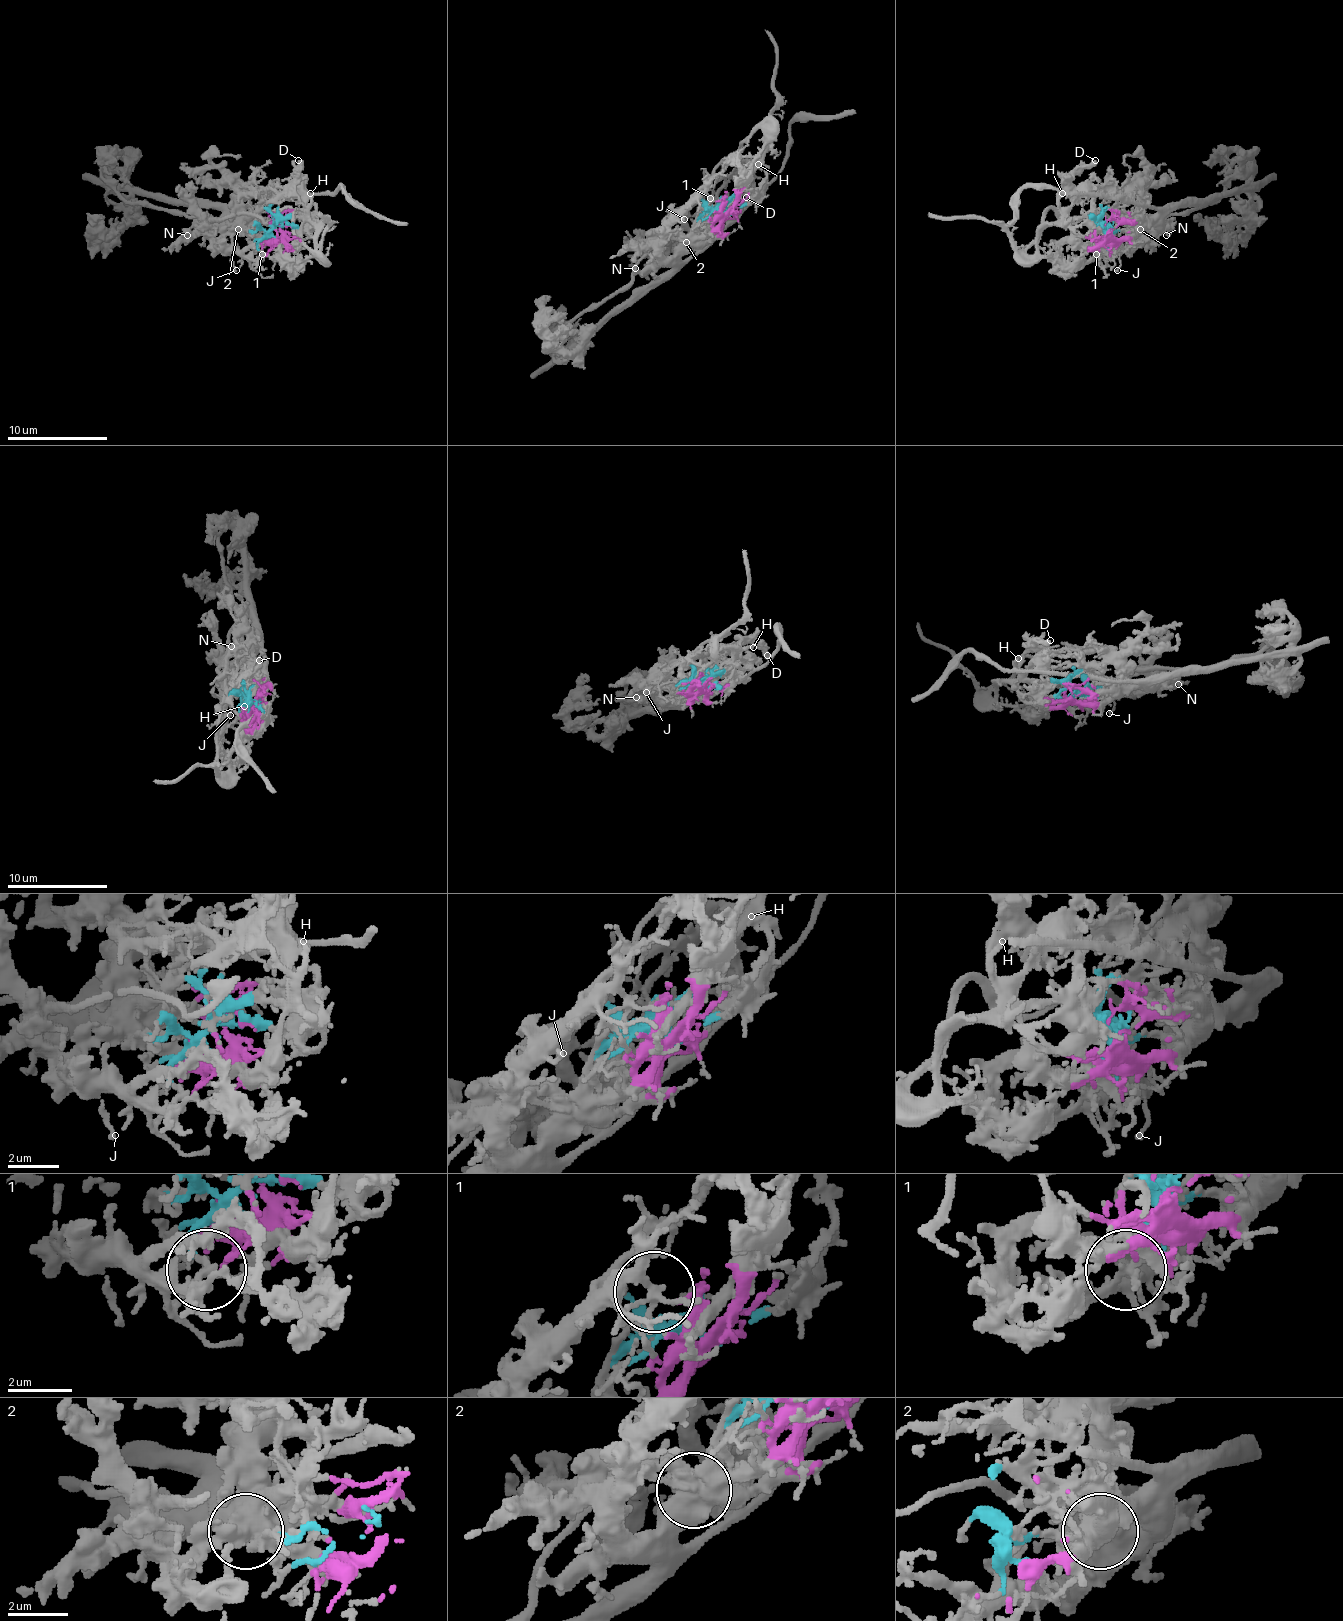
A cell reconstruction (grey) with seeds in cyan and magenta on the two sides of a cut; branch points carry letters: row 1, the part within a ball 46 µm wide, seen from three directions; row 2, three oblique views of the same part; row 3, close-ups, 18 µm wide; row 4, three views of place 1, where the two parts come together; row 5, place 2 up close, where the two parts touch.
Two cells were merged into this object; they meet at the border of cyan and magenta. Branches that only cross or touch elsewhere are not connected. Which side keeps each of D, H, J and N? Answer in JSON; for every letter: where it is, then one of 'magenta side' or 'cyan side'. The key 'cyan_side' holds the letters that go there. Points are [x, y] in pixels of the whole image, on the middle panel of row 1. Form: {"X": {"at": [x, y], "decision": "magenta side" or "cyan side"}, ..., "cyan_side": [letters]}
{"D": {"at": [746, 197], "decision": "cyan side"}, "H": {"at": [758, 164], "decision": "cyan side"}, "J": {"at": [684, 219], "decision": "magenta side"}, "N": {"at": [635, 268], "decision": "magenta side"}, "cyan_side": ["D", "H"]}

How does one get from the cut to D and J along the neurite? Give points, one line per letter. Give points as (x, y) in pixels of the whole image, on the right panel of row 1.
D: (1108, 230), (1098, 220), (1068, 215), (1058, 200), (1063, 187), (1096, 160)
J: (1108, 230), (1096, 256), (1101, 261), (1116, 253), (1119, 266), (1116, 271)

